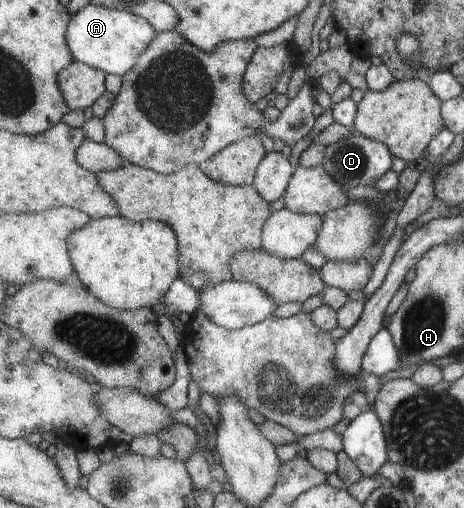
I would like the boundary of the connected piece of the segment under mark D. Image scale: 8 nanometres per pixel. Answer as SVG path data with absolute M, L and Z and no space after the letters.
M354 130L341 141L325 145L323 164L344 188L349 189L354 186L375 186L375 180L391 169L392 159L390 149L383 142L369 139Z

